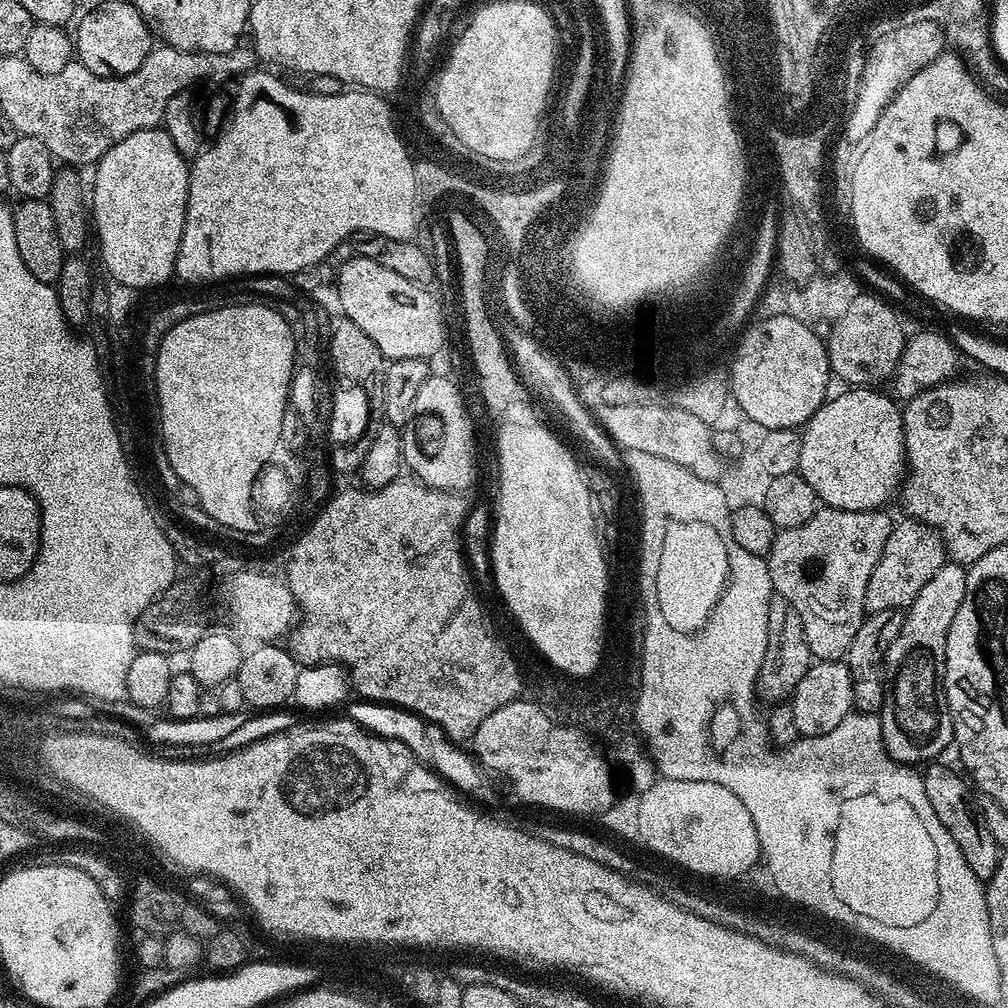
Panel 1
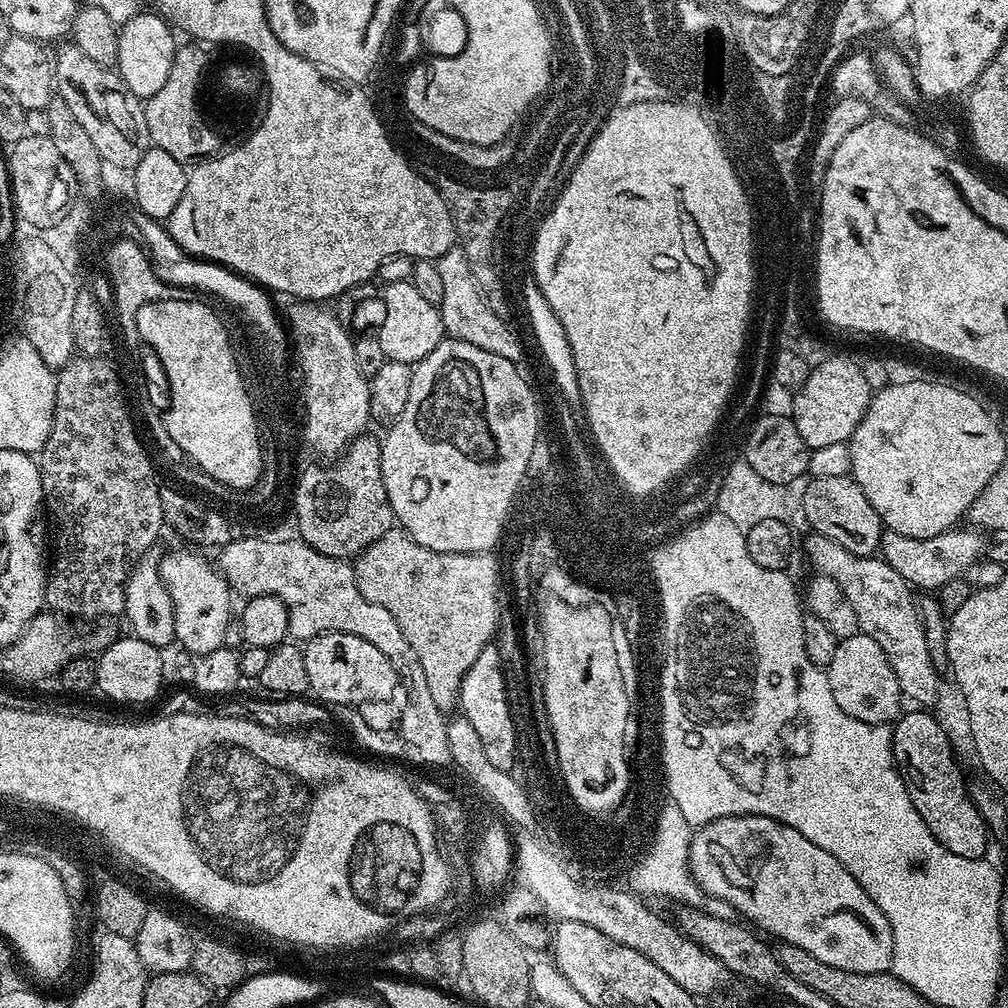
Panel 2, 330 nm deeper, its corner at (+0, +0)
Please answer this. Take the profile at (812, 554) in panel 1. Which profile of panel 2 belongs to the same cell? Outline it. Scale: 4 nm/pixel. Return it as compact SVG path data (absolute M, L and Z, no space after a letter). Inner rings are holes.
M957 526L934 538L906 538L906 534L894 534L884 530L880 533L879 555L901 575L913 589L925 588L928 594L935 593L954 580L971 573L986 552L986 540L979 531L968 526Z

